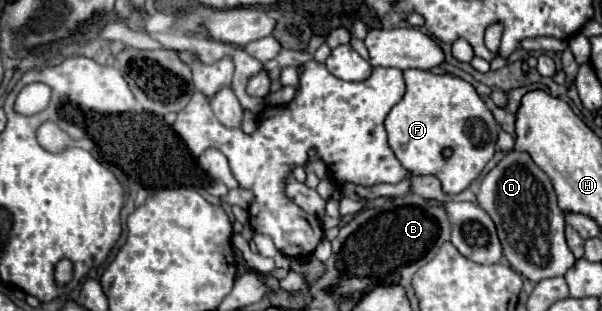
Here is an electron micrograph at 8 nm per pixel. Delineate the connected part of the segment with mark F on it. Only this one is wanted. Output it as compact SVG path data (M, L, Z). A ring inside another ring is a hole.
M404 70L404 80L406 94L386 116L388 144L408 172L432 174L440 180L442 192L460 194L492 160L500 128L466 80L428 70ZM444 148L450 148L452 156L444 156Z

